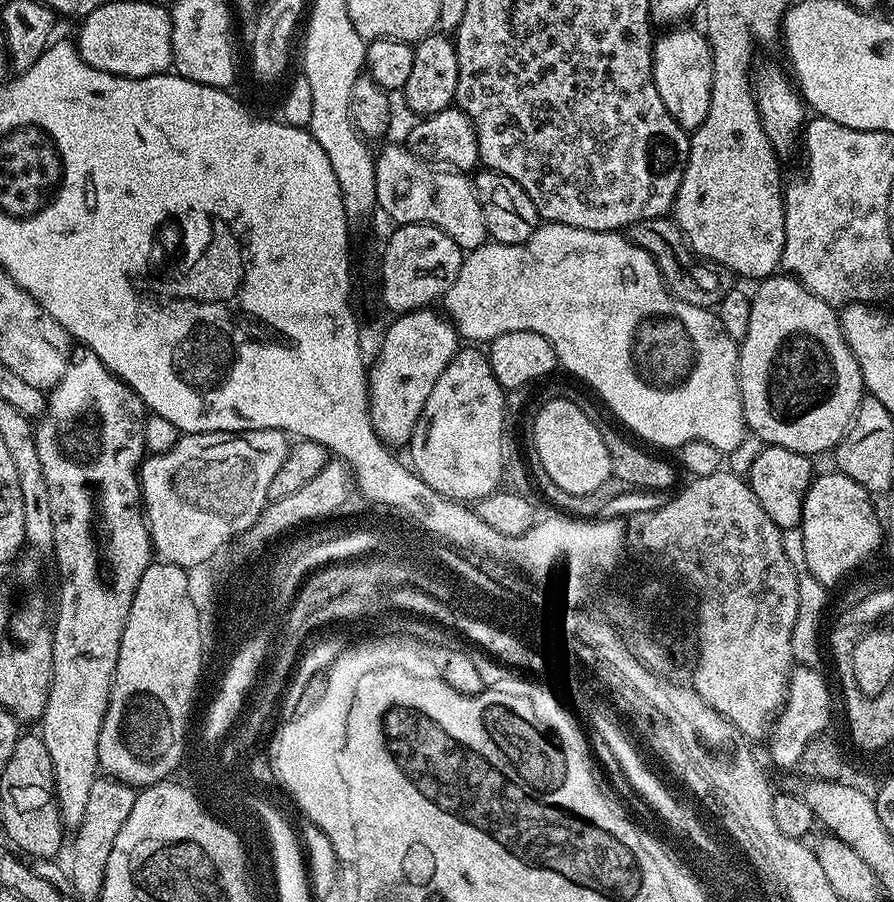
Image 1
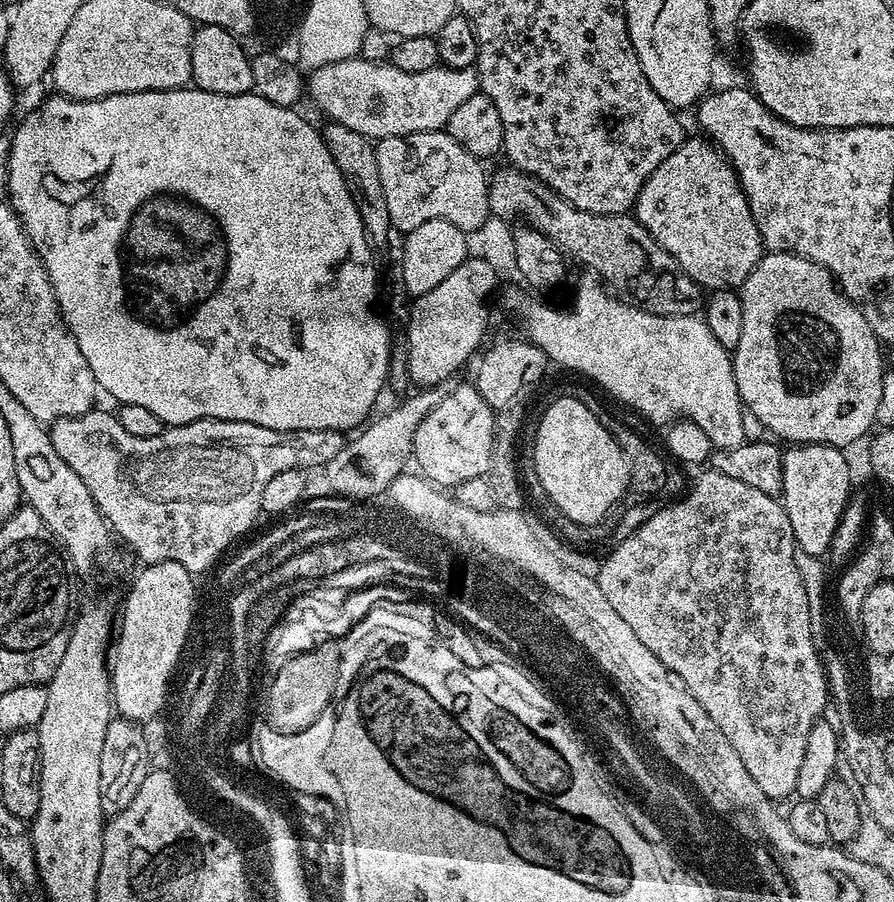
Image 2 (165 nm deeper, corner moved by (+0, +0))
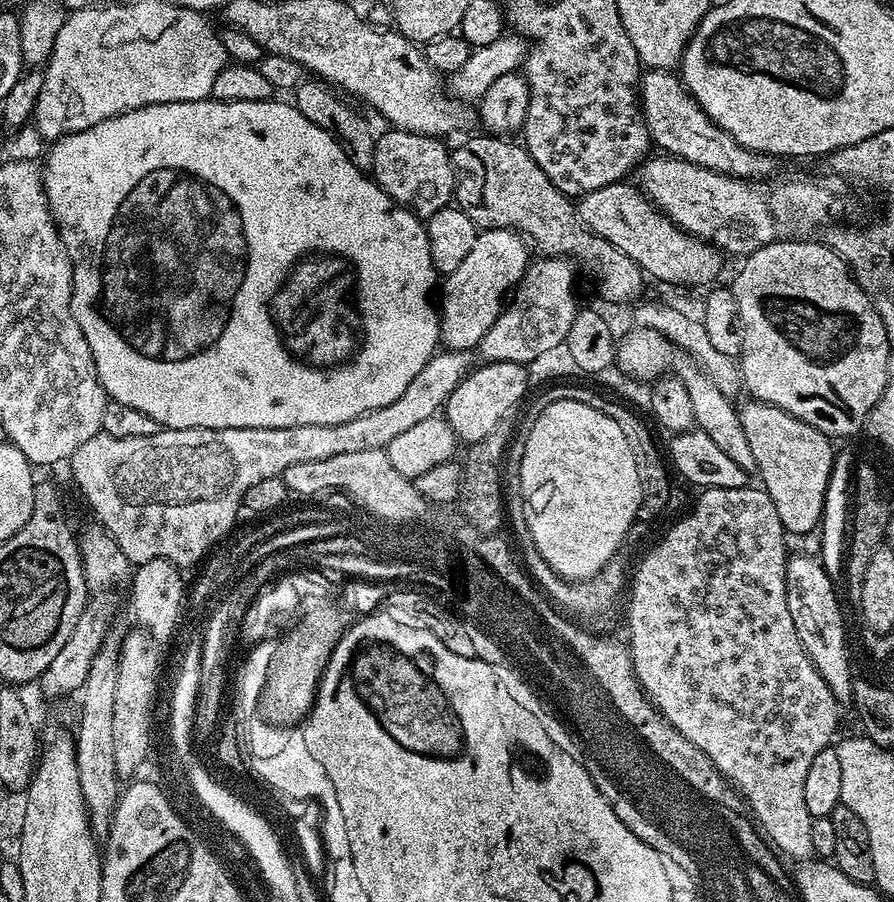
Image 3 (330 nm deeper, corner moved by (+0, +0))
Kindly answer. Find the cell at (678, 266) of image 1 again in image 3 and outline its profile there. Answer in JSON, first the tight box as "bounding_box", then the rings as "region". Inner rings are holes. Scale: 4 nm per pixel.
{"bounding_box":[451,134,646,305],"region":[[[491,134],[479,135],[472,136],[465,144],[451,149],[451,162],[455,176],[455,207],[461,208],[475,222],[477,229],[510,228],[514,232],[519,232],[525,241],[530,242],[535,251],[537,248],[540,251],[537,253],[541,257],[571,258],[581,269],[584,267],[596,279],[596,288],[606,303],[629,303],[628,305],[631,305],[633,302],[639,301],[643,297],[640,295],[644,292],[646,273],[643,268],[638,266],[638,262],[634,262],[634,258],[622,254],[622,250],[618,250],[618,246],[606,242],[606,238],[595,236],[581,224],[580,219],[576,216],[576,207],[573,201],[548,181],[546,174],[542,174],[538,162],[534,162],[534,158],[523,143],[512,138],[501,138]]]}

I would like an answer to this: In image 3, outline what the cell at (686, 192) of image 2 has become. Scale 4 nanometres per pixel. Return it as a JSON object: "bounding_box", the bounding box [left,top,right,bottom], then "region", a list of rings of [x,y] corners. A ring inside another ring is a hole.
{"bounding_box":[574,182,725,285],"region":[[[628,182],[602,186],[602,190],[590,190],[574,205],[577,218],[589,232],[606,238],[606,242],[618,246],[622,254],[634,258],[634,262],[638,262],[651,279],[653,276],[664,284],[711,285],[711,280],[724,264],[725,257],[719,248],[683,232],[639,187],[631,188]]]}

